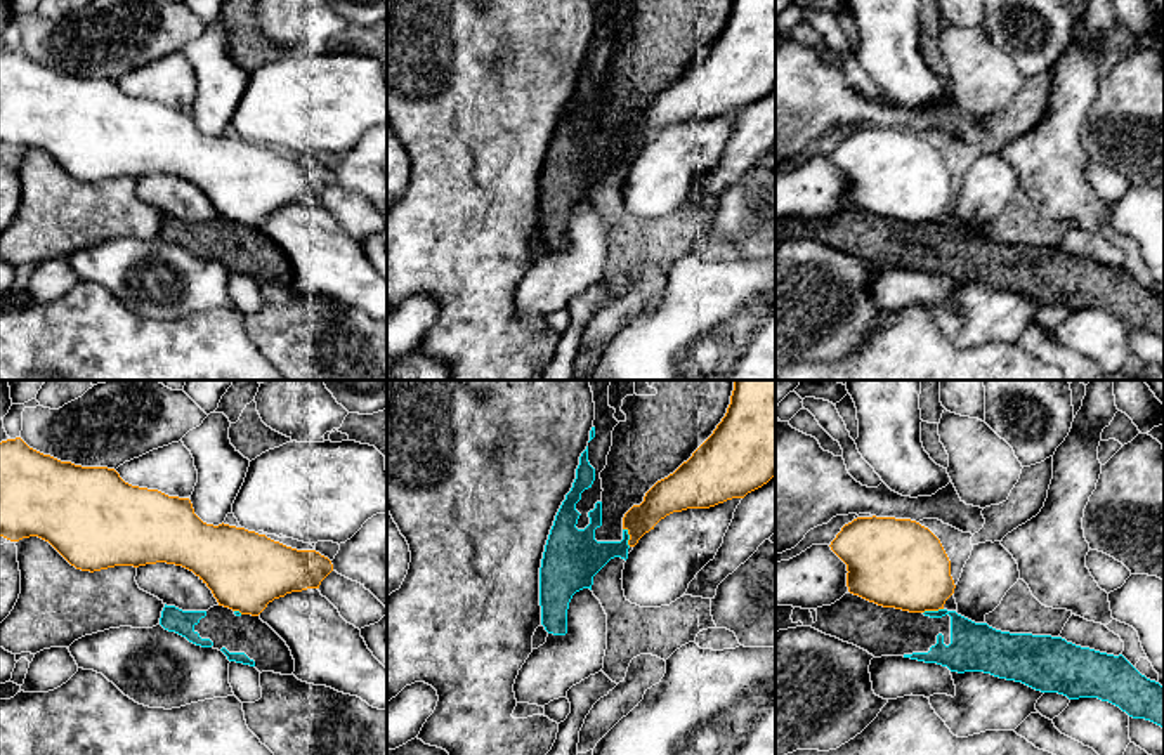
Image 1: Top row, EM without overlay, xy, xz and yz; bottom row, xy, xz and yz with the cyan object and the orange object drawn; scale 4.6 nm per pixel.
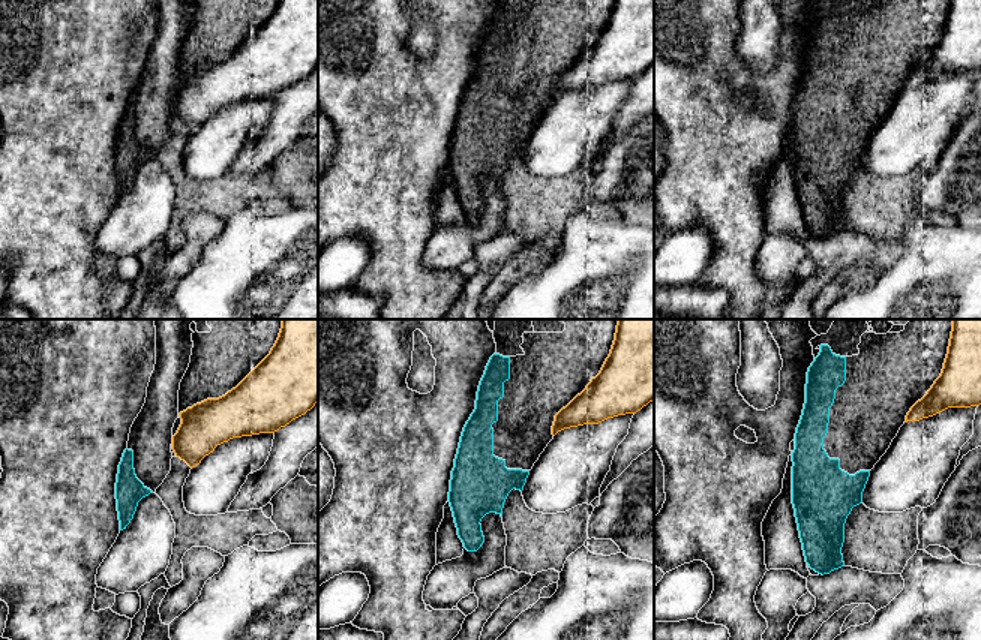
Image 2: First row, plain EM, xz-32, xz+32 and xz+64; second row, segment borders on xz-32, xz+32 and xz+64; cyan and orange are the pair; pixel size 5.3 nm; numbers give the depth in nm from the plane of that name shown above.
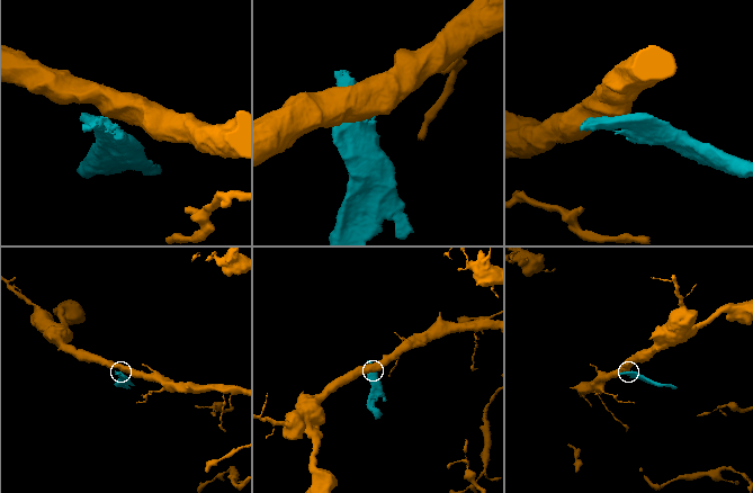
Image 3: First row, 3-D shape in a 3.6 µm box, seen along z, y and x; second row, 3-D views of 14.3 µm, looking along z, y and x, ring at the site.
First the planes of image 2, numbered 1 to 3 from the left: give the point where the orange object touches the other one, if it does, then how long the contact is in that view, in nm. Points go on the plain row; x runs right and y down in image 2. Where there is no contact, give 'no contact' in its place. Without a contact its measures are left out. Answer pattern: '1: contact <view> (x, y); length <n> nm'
1: no contact
2: no contact
3: no contact

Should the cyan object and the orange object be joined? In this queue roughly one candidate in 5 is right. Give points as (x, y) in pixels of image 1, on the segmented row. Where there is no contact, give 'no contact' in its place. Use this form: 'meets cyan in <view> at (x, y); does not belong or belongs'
meets cyan in xz at (628, 537); does not belong

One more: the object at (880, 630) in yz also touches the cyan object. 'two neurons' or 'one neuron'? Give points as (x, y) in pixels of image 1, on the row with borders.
one neuron

